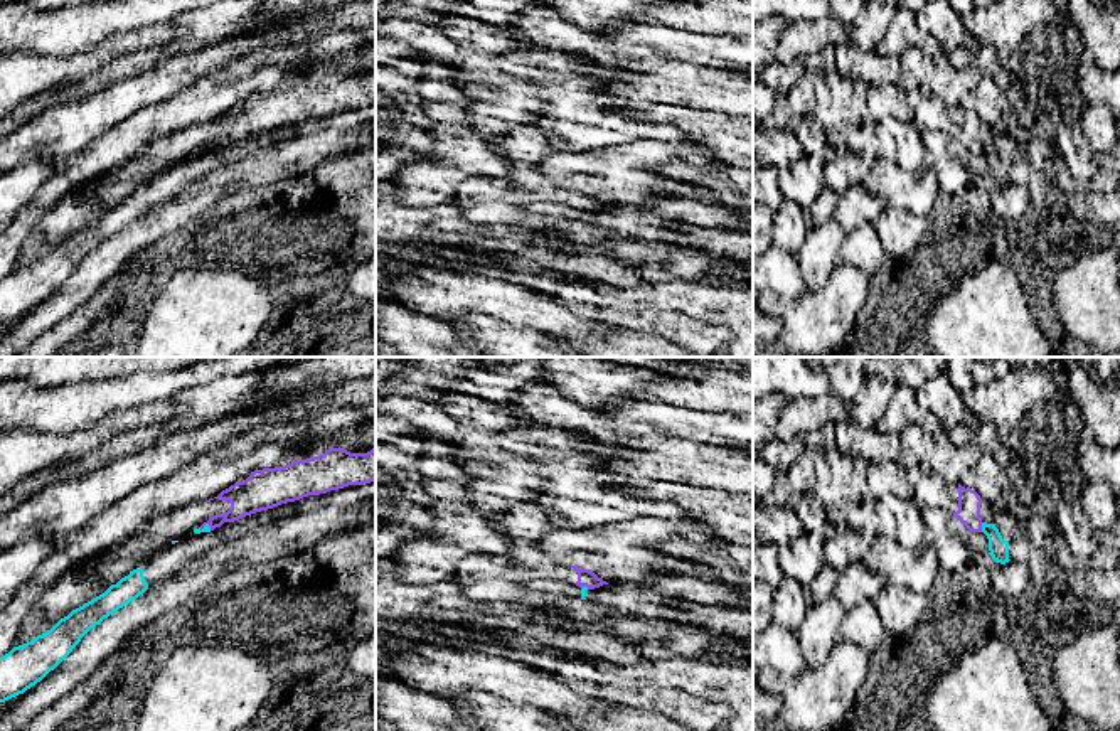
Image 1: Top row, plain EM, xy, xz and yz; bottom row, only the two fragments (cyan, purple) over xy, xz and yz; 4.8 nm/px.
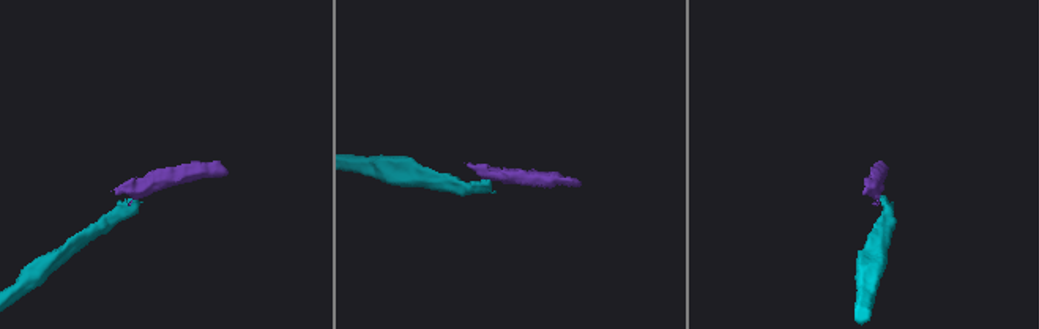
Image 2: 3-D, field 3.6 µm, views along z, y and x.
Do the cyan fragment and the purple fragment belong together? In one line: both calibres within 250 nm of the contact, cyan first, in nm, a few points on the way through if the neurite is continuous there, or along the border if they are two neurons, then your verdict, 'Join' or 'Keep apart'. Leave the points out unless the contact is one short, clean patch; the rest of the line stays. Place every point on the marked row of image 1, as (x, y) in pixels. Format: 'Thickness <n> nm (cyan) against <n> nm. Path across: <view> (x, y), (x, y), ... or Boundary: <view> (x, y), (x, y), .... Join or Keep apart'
Thickness 100 nm (cyan) against 110 nm. Boundary: yz (984, 522), (981, 531). Keep apart

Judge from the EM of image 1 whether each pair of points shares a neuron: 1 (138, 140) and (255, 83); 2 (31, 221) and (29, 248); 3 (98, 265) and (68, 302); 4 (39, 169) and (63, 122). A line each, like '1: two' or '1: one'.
1: one
2: two
3: one
4: two

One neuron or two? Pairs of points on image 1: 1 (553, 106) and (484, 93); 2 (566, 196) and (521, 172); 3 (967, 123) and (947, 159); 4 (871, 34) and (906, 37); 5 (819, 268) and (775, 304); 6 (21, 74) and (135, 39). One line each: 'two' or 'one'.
1: one
2: one
3: two
4: two
5: two
6: one

